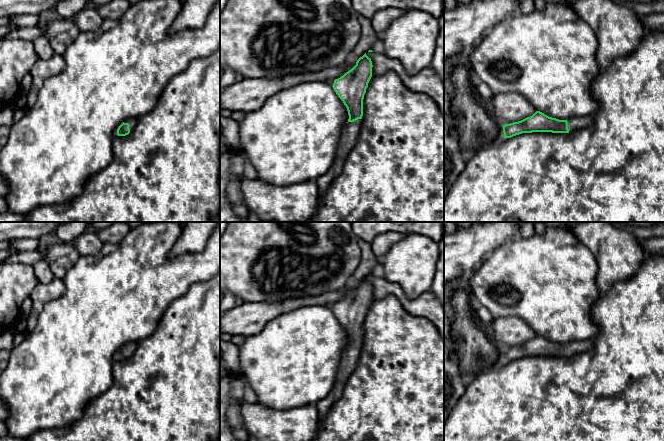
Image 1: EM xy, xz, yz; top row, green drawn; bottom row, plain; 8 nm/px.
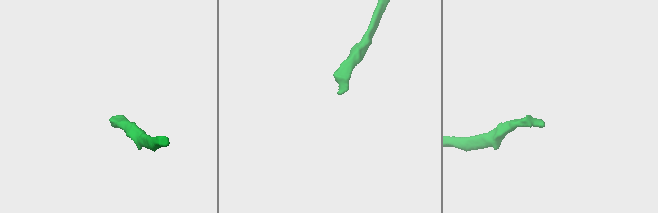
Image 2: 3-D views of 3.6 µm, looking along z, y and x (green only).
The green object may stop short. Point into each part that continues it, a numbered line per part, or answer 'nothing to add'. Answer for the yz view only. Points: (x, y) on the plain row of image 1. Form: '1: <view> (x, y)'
1: yz (575, 348)

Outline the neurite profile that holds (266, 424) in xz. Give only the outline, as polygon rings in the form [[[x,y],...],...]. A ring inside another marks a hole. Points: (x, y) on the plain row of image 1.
[[[257,402],[241,404],[241,416],[247,433],[258,441],[313,441],[319,428],[319,416],[315,405],[280,410]]]

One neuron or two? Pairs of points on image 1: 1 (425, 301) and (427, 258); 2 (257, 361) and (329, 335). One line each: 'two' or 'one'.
1: two
2: one

